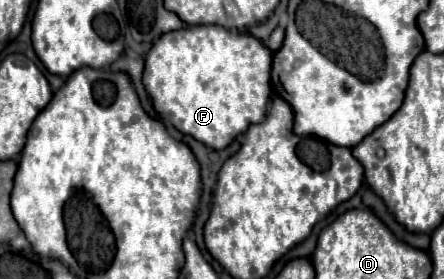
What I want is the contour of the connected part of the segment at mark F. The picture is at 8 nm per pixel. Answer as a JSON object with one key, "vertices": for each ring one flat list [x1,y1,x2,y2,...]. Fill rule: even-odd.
{"vertices":[[186,26,154,42,146,56,142,84,160,118,166,118,178,132,196,138,204,146,222,150,248,126,264,120,270,100,270,66,272,52,254,36,222,26]]}

